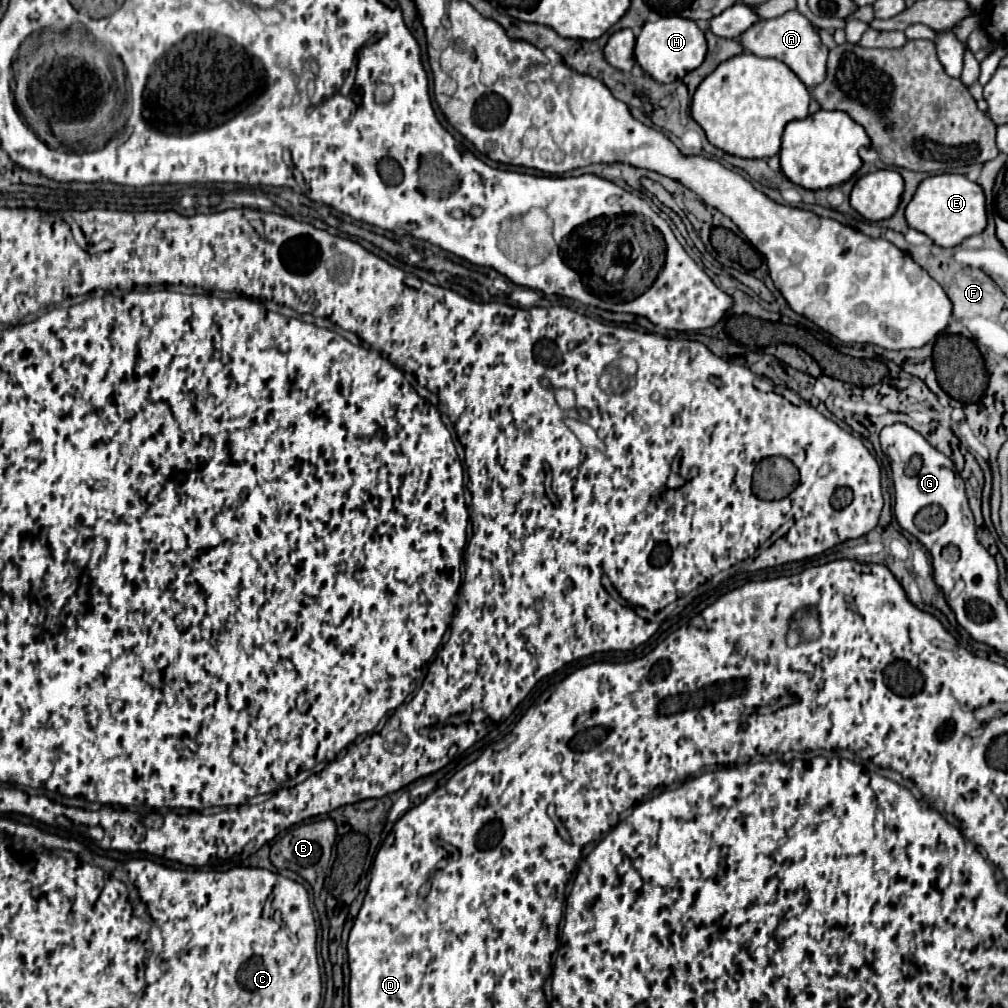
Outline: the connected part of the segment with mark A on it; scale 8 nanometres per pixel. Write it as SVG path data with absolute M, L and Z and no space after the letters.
M799 11L785 13L777 19L761 19L757 25L753 25L751 29L747 29L741 35L739 43L749 53L755 53L759 57L773 57L773 59L783 61L809 89L817 87L827 77L829 49L821 43L819 35L813 31L811 21L805 15L801 15Z

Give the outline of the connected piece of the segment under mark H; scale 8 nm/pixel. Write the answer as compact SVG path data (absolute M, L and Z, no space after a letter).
M661 17L655 23L645 23L635 43L637 63L659 83L673 83L677 79L683 79L689 71L697 69L703 63L705 53L705 33L697 27L695 21L685 17Z

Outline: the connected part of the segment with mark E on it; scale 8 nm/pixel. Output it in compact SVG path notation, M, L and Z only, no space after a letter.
M955 173L933 175L919 183L911 203L905 209L905 219L909 227L929 235L939 247L957 247L967 237L985 231L987 227L985 193L981 185L969 181L965 175L955 175Z

